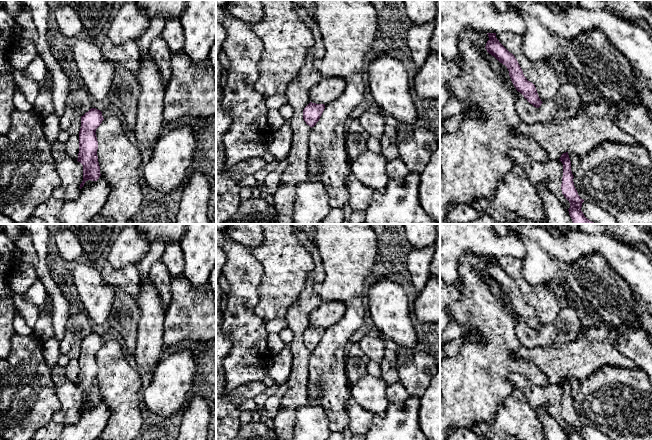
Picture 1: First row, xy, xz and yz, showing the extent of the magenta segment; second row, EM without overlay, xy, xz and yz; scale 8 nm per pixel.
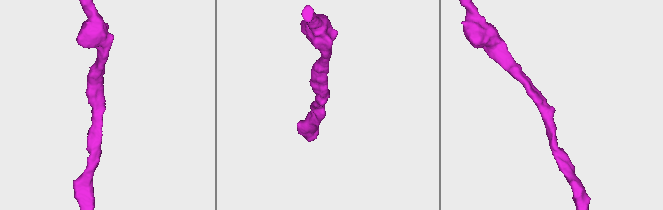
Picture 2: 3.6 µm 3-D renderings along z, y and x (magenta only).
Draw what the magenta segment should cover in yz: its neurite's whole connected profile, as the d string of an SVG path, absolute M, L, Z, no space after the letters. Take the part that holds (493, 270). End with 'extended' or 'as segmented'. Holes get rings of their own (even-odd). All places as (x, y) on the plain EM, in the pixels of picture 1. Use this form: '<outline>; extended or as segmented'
M496 257L487 258L489 261L485 270L487 276L507 291L509 300L516 314L520 316L530 328L539 332L543 326L538 320L535 309L524 300L515 280L499 266L496 262Z; as segmented

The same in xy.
M91 332L81 340L77 383L83 389L83 405L80 408L80 413L86 405L97 405L101 400L97 380L98 365L95 356L103 344L102 336L96 332Z; as segmented

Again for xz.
M310 326L303 334L303 343L306 348L311 352L314 351L319 345L324 333L324 328L316 328Z; as segmented

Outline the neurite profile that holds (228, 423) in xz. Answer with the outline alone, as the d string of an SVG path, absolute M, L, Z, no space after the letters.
M216 246L216 440L233 440L241 427L239 405L245 400L254 400L268 389L267 385L259 381L249 382L229 393L225 392L226 377L222 363L232 347L231 338L222 328L223 290L219 285L219 279L223 275L225 262L225 252Z

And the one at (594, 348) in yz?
M586 322L574 342L557 343L551 347L520 346L513 358L533 363L549 379L547 385L558 384L566 376L584 380L603 365L638 368L634 361L615 348L613 342L617 337L601 322L597 325Z

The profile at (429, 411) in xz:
M440 361L436 375L419 401L422 432L429 440L440 440Z

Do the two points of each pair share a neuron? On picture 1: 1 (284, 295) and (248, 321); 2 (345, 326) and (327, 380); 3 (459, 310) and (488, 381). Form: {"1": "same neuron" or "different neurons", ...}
{"1": "different neurons", "2": "same neuron", "3": "same neuron"}

